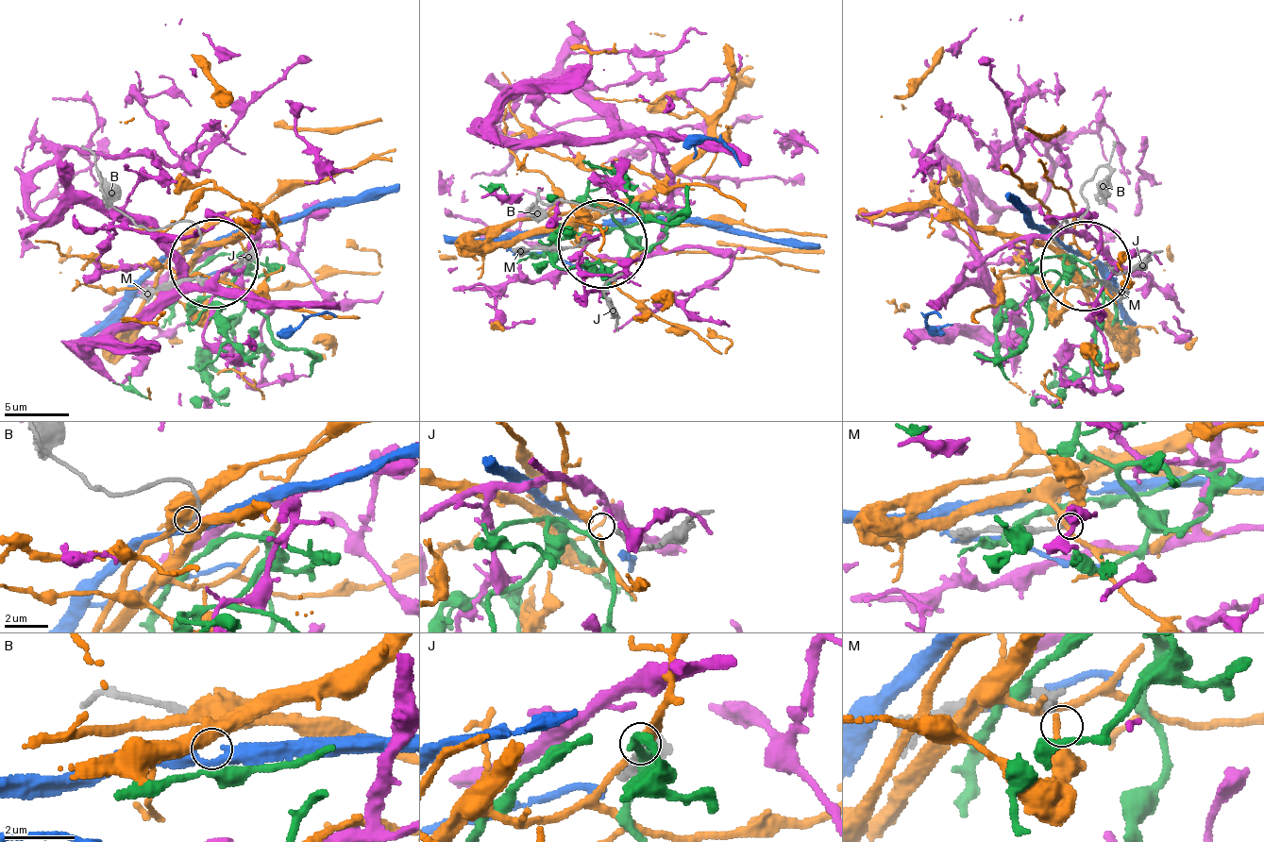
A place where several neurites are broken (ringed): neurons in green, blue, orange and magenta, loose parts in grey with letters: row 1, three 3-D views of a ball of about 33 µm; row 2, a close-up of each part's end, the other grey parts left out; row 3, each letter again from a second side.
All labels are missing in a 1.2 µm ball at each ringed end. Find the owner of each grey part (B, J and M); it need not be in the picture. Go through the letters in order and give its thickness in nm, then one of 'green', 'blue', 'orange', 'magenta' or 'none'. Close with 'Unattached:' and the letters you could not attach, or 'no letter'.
B: 190 nm thick; none
J: 220 nm thick; green
M: 380 nm thick; none
Unattached: B, M

